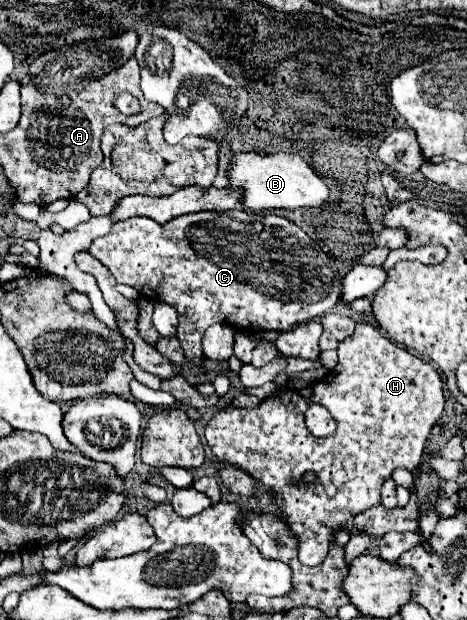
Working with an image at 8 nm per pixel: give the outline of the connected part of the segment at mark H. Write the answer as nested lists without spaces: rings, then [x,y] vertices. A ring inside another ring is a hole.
[[[362,320],[356,324],[354,334],[340,342],[336,368],[322,380],[312,382],[310,392],[310,398],[306,398],[300,396],[300,390],[284,384],[274,396],[264,398],[256,408],[228,406],[208,422],[206,442],[220,464],[232,464],[244,470],[272,494],[276,506],[282,510],[284,522],[298,540],[300,562],[306,566],[320,566],[334,536],[344,530],[348,520],[372,506],[380,506],[380,490],[384,480],[390,478],[396,468],[406,468],[410,472],[418,468],[430,428],[440,418],[446,400],[440,372],[434,366],[422,362],[404,348],[398,348],[380,328]],[[310,402],[322,404],[336,420],[336,432],[332,436],[316,438],[308,432],[304,412]],[[306,472],[316,474],[316,482],[312,482],[312,486],[300,486],[300,482],[296,482],[296,478]]]

